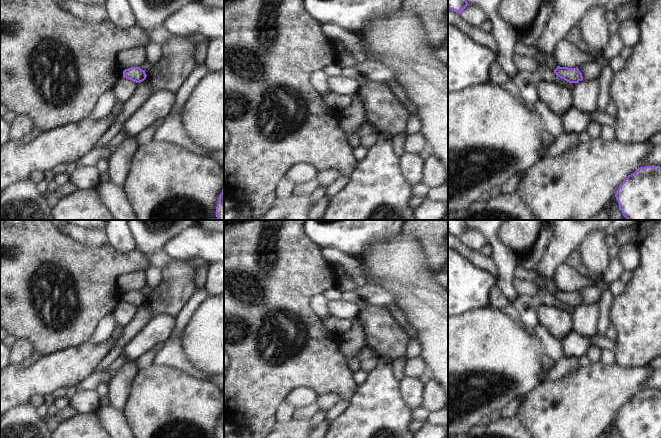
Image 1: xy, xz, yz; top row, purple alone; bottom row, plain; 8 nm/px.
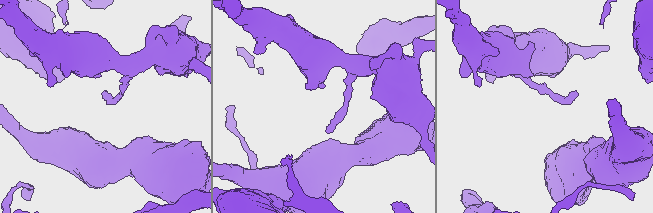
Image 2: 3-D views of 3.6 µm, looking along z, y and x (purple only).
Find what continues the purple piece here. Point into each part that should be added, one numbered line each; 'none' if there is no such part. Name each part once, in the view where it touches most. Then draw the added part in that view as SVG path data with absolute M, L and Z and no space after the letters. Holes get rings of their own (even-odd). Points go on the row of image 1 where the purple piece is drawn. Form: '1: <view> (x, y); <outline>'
none

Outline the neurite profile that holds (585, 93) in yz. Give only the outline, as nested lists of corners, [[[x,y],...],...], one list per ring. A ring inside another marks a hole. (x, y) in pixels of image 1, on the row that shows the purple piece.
[[[601,75],[595,80],[579,81],[573,89],[573,106],[587,113],[597,111]]]

